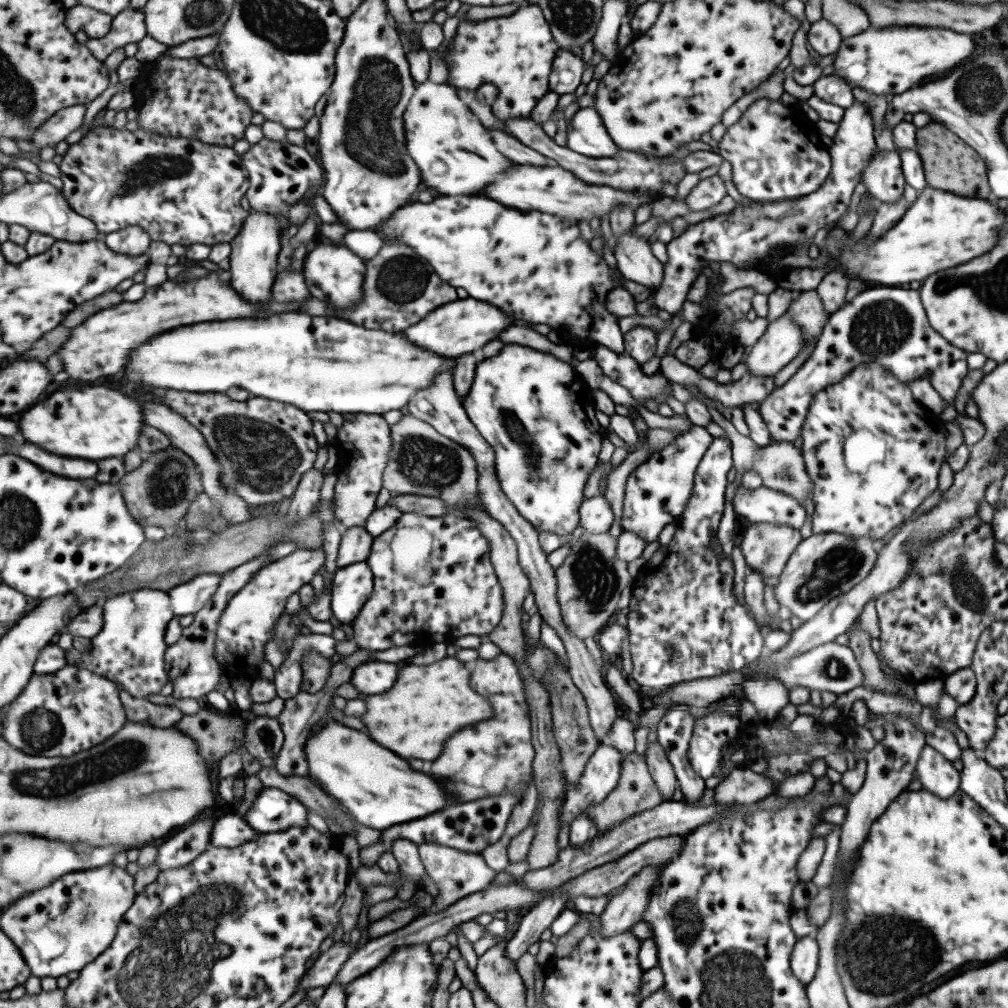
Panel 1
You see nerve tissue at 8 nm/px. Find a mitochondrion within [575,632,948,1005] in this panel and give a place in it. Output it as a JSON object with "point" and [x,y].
{"point":[878,954]}

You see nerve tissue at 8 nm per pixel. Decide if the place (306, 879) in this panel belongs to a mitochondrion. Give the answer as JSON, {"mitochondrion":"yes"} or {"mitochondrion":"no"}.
{"mitochondrion":"no"}

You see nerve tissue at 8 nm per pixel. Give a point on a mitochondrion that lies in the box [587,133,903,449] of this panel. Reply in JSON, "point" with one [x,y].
{"point":[761,215]}

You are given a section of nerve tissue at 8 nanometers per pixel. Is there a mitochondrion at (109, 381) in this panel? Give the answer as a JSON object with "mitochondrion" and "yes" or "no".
{"mitochondrion":"no"}

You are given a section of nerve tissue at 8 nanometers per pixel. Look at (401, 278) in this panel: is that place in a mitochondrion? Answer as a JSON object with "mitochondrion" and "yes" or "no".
{"mitochondrion":"yes"}

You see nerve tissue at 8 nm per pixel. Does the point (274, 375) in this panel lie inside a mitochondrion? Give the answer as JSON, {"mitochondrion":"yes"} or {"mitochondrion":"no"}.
{"mitochondrion":"no"}

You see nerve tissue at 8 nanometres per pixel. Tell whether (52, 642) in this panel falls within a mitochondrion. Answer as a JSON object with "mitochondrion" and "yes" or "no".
{"mitochondrion":"no"}

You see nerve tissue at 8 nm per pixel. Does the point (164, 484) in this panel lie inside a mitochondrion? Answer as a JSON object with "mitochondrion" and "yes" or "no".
{"mitochondrion":"yes"}

